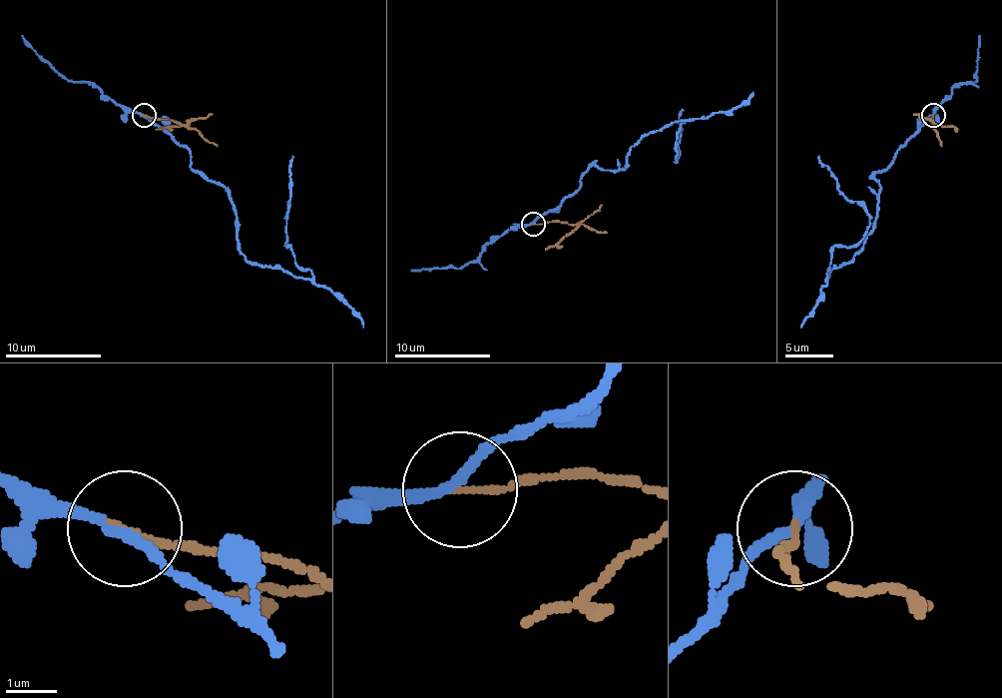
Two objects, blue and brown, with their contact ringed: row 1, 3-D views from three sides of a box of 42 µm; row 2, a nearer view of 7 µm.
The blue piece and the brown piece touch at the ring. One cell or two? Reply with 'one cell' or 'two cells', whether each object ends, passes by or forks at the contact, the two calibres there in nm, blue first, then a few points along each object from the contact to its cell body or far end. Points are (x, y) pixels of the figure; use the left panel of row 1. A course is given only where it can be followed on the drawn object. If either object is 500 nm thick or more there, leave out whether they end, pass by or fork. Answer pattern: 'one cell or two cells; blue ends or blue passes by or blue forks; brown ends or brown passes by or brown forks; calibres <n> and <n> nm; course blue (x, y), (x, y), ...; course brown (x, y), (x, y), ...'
two cells; blue passes by; brown ends; calibres 200 and 140 nm; course blue (143, 115), (227, 192), (237, 248), (249, 262), (310, 279), (286, 248), (291, 156); course brown (143, 115), (177, 120), (194, 127), (218, 147)

